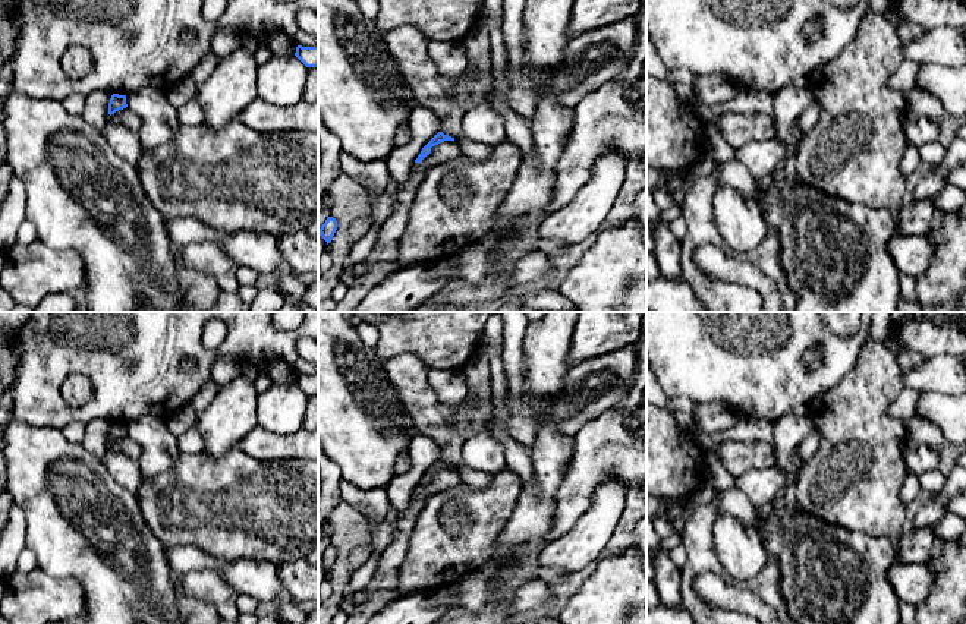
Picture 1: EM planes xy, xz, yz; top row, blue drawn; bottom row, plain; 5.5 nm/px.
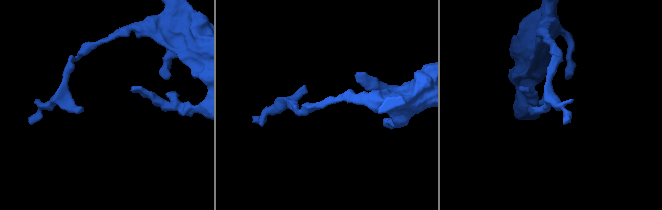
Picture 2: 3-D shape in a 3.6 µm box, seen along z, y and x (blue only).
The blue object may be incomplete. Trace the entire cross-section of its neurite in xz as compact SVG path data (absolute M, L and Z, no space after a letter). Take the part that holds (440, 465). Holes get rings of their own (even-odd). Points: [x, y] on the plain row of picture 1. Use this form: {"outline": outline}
{"outline": "M438 460L421 479L415 491L421 491L427 483L431 482L431 476L438 473L440 470L444 469L454 469L454 466L444 463L443 460Z"}

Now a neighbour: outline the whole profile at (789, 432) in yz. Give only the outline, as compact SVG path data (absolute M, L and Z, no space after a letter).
M784 416L774 423L773 441L774 467L796 473L803 464L799 454L799 445L814 429L814 420L806 417Z

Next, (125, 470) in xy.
M108 444L100 458L120 486L136 494L142 482L142 472L138 460L125 456L119 450L113 450L111 444Z

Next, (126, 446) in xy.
M128 435L111 442L111 448L122 451L125 456L133 460L139 458L139 445Z

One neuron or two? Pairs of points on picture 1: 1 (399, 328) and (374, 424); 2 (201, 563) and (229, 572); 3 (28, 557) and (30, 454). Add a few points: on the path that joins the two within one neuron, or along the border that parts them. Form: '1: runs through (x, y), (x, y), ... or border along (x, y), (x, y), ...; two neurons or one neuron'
1: border along (374, 347), (381, 361); two neurons
2: runs through (208, 563), (222, 566); one neuron
3: border along (27, 547), (35, 557), (37, 566); two neurons

